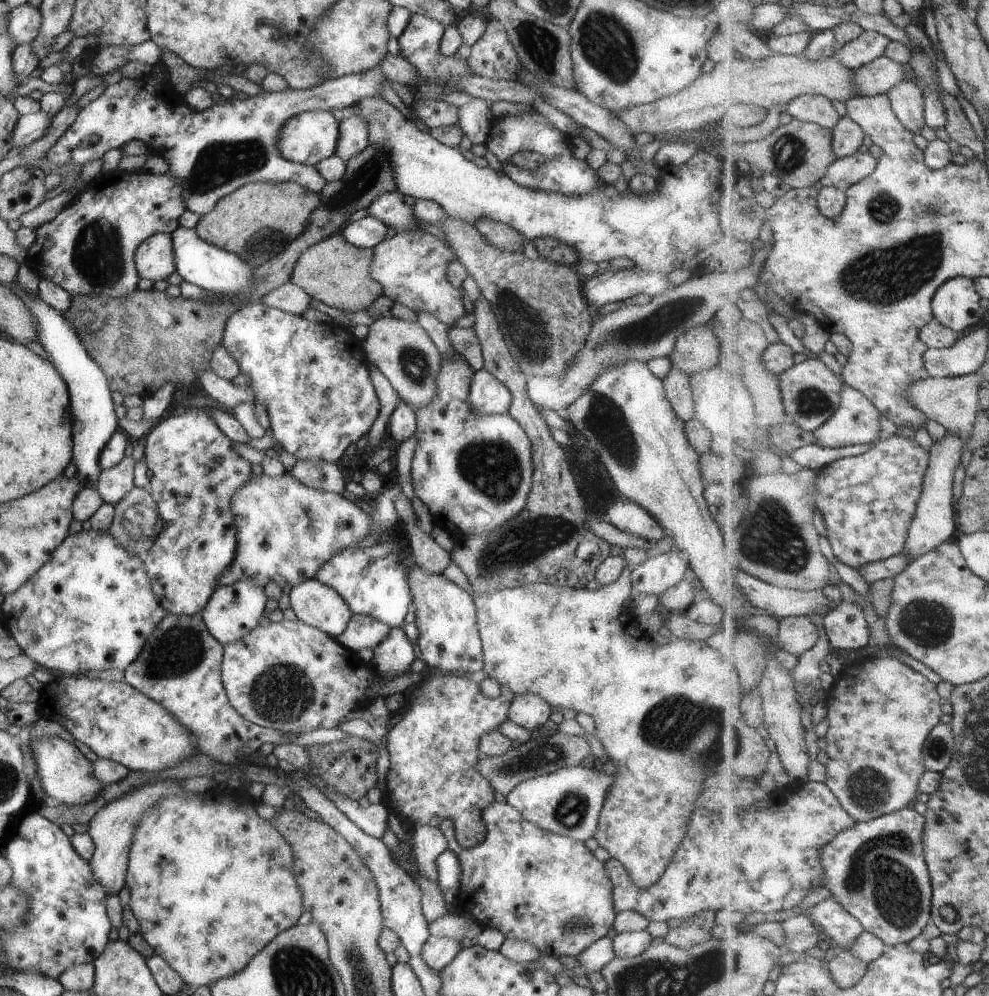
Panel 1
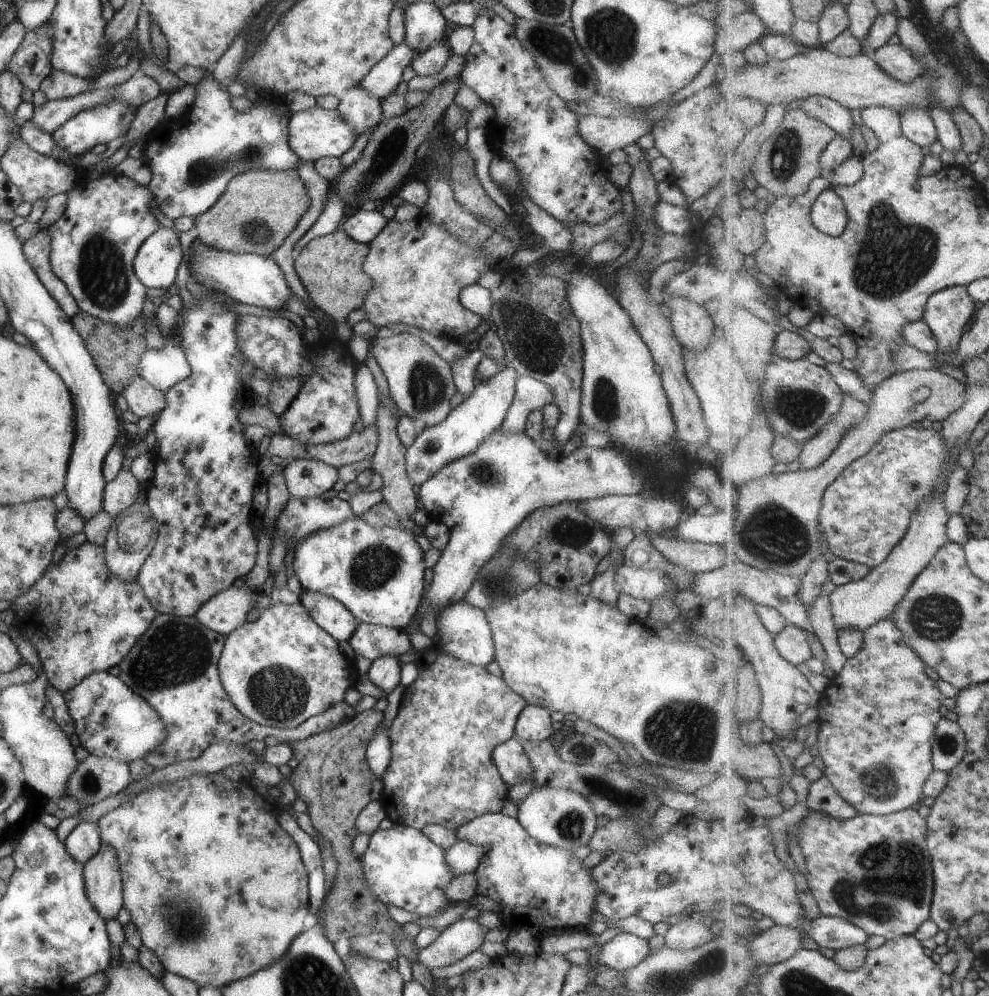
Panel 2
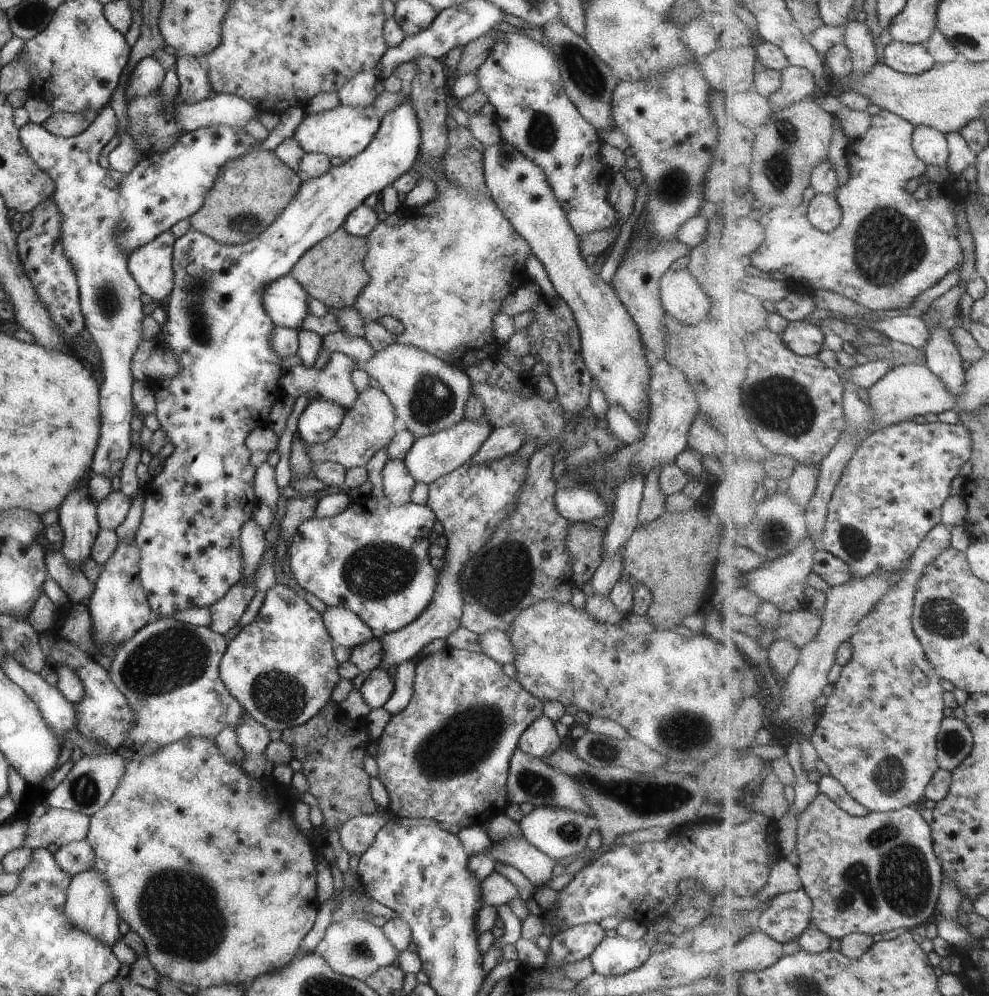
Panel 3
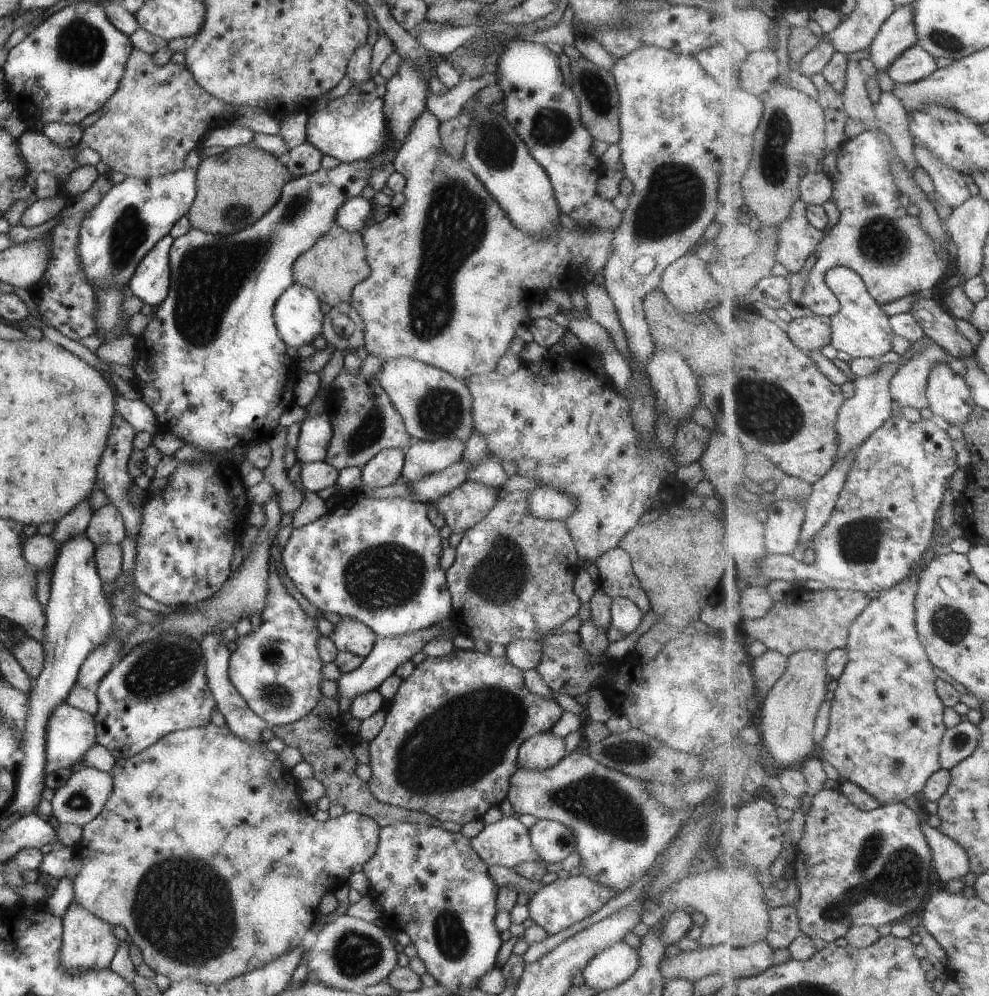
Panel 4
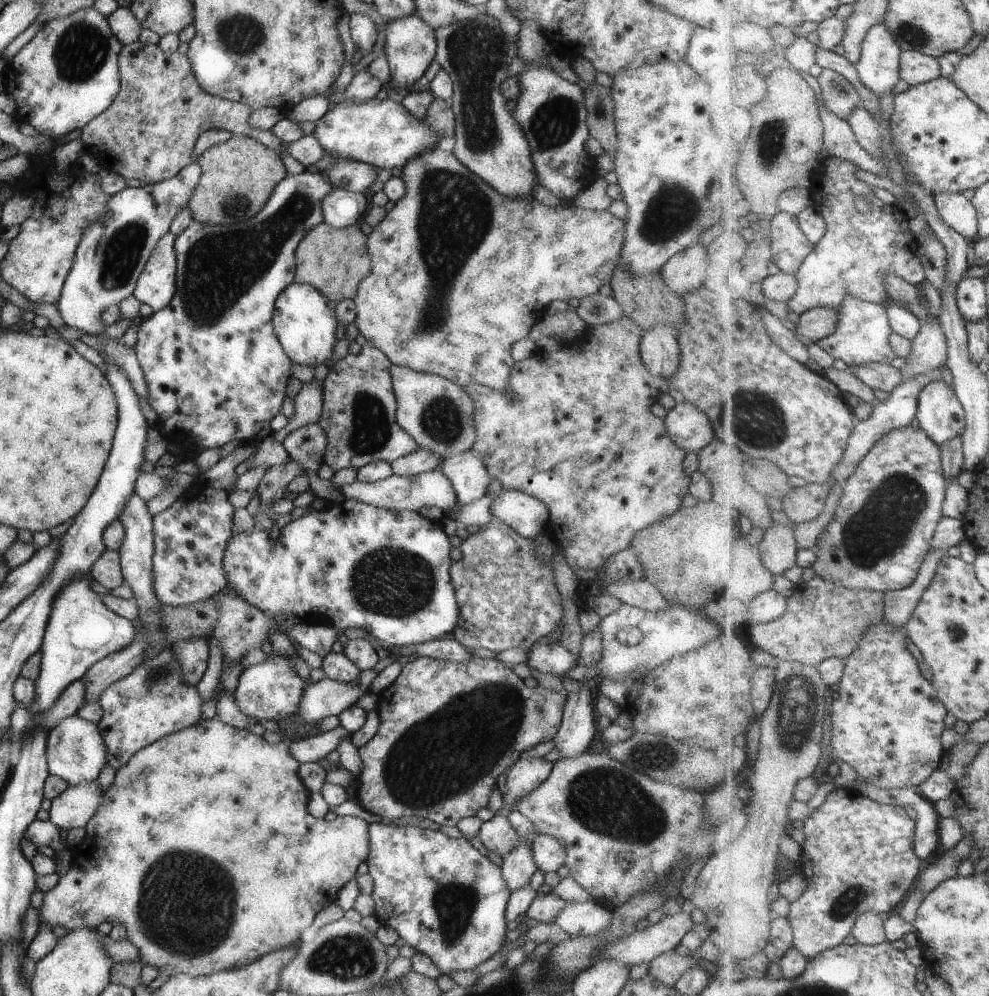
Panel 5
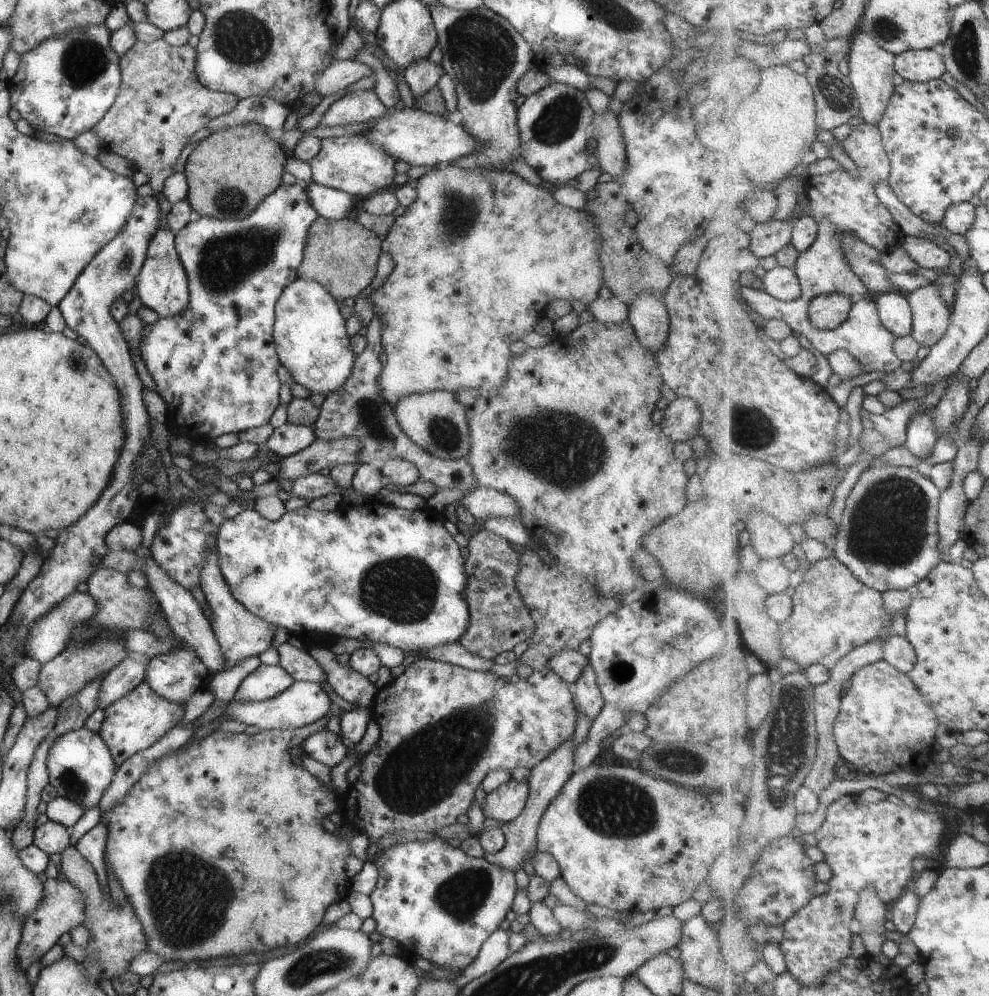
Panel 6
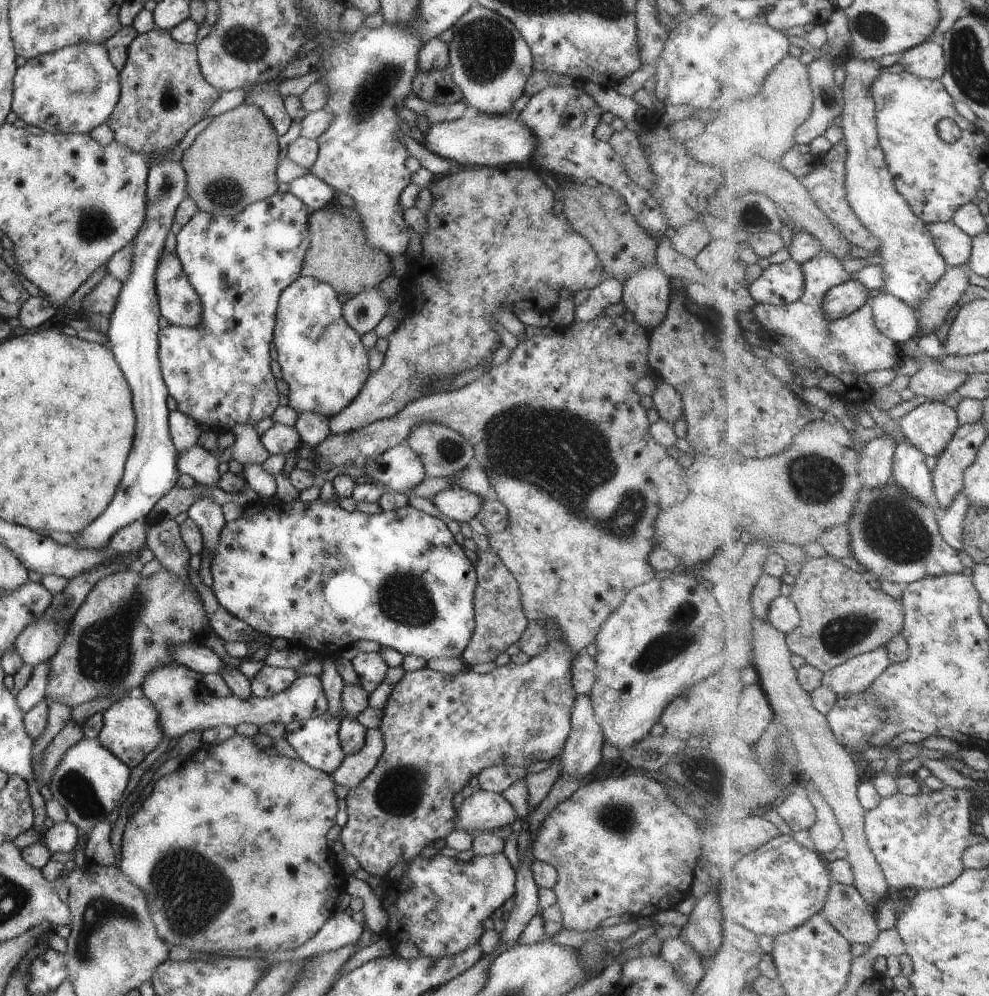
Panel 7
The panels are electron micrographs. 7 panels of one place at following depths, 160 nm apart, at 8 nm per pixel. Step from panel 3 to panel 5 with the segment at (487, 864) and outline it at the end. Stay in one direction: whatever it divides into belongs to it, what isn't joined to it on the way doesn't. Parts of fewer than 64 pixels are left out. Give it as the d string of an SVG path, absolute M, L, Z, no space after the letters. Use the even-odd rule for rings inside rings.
M494 816L481 824L478 836L485 849L501 857L517 844L518 835L506 818Z

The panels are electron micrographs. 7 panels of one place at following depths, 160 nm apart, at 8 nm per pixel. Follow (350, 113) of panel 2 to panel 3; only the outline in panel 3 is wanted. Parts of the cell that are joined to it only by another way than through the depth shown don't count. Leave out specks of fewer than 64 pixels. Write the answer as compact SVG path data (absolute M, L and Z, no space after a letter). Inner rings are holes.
M361 70L353 74L337 92L339 103L344 106L367 106L375 99L376 76L373 72Z

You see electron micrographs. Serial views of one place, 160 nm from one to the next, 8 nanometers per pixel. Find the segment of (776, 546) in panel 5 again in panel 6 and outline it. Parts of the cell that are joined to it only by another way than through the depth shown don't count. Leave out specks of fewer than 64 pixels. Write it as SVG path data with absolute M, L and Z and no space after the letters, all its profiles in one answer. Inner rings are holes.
M784 557L762 559L755 565L754 571L759 584L769 595L784 593L791 584L792 570L784 563Z

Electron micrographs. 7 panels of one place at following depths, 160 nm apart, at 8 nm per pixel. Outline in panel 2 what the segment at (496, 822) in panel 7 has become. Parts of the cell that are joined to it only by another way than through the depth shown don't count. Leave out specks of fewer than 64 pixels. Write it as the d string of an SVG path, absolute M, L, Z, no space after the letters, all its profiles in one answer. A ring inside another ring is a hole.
M526 704L517 716L514 736L519 743L538 742L552 735L550 713L545 707Z

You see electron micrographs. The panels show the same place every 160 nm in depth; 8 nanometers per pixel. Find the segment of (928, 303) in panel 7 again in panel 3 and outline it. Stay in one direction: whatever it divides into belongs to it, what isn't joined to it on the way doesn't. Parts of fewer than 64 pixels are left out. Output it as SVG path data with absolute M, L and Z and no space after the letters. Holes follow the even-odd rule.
M896 365L894 371L887 374L882 381L878 381L868 390L871 408L875 412L875 426L871 433L883 430L891 424L899 424L903 420L918 420L927 414L943 414L943 412L954 411L956 404L953 394L945 388L941 378L937 378L926 365Z

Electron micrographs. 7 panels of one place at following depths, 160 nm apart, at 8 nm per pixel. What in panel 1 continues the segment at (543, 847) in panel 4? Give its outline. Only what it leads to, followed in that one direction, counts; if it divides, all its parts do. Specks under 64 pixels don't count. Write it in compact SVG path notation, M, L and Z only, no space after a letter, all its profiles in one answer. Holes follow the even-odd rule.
M565 766L550 774L517 784L505 796L505 801L521 814L521 818L541 830L557 836L567 836L575 842L584 842L595 834L598 815L609 786L611 776L597 772L593 767Z

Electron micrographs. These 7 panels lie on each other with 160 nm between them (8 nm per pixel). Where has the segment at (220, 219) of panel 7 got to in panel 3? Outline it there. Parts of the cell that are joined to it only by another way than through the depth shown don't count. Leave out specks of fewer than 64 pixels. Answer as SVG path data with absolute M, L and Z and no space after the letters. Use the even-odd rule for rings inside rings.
M408 96L405 101L383 115L373 139L370 140L369 144L367 144L366 148L360 154L346 159L341 166L330 166L325 174L304 179L299 184L299 188L297 188L295 194L293 194L293 198L279 212L279 216L267 228L263 228L255 238L251 238L249 242L233 245L220 244L213 240L213 238L208 238L192 230L191 227L183 236L173 242L171 254L171 266L173 270L173 279L171 282L173 289L169 292L169 295L162 304L166 320L160 326L159 334L163 336L163 344L175 354L175 358L177 358L177 362L179 362L181 368L179 368L179 372L173 378L165 378L165 380L157 380L156 382L151 379L144 380L146 384L150 385L153 391L153 398L155 398L154 414L158 421L158 427L165 432L165 440L172 443L173 453L170 455L171 462L169 462L169 456L167 456L161 466L161 472L151 477L149 486L144 488L142 492L143 505L141 519L134 536L137 550L139 550L139 562L137 562L139 570L138 576L150 612L154 616L167 617L169 614L175 614L179 610L186 610L190 607L209 607L211 604L217 602L217 600L220 600L223 594L226 594L227 590L230 590L231 586L237 583L239 574L241 574L239 530L251 518L253 509L259 505L252 488L255 468L250 466L249 457L251 452L243 446L243 440L245 440L249 431L258 427L267 427L271 406L275 402L279 402L279 400L285 398L283 390L279 387L279 376L284 373L280 368L282 358L271 350L271 334L273 334L274 325L269 319L269 316L265 314L265 308L263 307L263 302L261 302L261 298L263 298L261 294L265 292L263 288L267 284L275 282L275 278L289 275L295 262L303 256L303 252L307 252L307 250L311 249L311 246L314 246L317 242L320 242L323 238L335 232L337 228L342 227L345 218L347 218L347 214L350 214L359 204L362 204L370 194L379 193L385 186L391 185L397 176L401 176L403 172L409 171L413 160L415 160L415 156L417 156L419 144L419 124L417 123L415 110L413 110L411 100Z

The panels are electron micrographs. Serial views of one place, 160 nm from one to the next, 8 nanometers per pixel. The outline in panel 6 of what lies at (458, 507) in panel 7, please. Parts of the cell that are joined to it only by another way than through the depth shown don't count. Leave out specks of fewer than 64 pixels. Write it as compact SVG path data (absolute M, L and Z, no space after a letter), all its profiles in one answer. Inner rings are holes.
M475 486L459 502L456 501L451 508L454 507L463 507L475 519L481 518L481 520L497 516L501 516L501 518L508 516L512 519L520 518L519 505L514 498L487 487Z

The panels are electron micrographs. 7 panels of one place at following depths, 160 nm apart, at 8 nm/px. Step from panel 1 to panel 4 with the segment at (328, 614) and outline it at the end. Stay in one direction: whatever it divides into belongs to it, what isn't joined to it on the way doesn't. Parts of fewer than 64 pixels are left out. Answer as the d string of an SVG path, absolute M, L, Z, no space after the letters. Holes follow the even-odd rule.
M342 618L341 622L331 630L328 638L338 652L343 651L365 658L371 652L377 636L361 622Z

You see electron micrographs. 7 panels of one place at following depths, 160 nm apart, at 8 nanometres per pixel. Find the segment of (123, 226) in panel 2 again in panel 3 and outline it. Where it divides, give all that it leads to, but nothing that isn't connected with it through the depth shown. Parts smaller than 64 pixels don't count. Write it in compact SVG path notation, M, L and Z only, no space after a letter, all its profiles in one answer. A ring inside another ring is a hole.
M105 105L103 108L99 109L91 123L83 132L77 134L76 136L70 138L62 138L59 136L54 136L50 134L43 128L41 125L27 123L22 128L18 129L19 134L19 142L21 142L21 146L23 146L23 150L29 154L29 158L35 162L35 166L39 168L39 170L43 171L43 174L47 174L47 178L53 182L53 191L52 198L55 202L57 208L59 208L59 213L61 214L61 234L59 236L59 243L61 248L63 248L63 256L65 256L66 260L69 260L69 264L71 264L71 268L73 268L73 272L75 272L75 278L77 278L77 288L79 288L79 307L81 310L81 315L84 318L84 328L86 334L91 339L91 342L95 344L95 348L99 354L100 364L103 371L103 382L99 386L99 413L101 426L99 426L99 440L97 442L97 446L95 448L95 452L93 452L93 458L91 465L89 466L89 471L91 475L99 474L99 476L105 476L105 478L113 478L113 476L117 475L121 468L123 467L123 462L129 454L129 450L131 448L131 426L130 420L135 415L134 405L132 404L131 398L131 386L134 382L133 376L131 374L131 356L135 351L135 348L139 345L141 341L141 323L142 317L144 316L141 312L141 302L139 301L139 296L141 296L141 292L139 291L139 286L134 282L134 279L129 274L129 270L127 270L127 260L123 254L121 254L121 250L117 246L117 242L113 240L113 224L115 224L115 218L119 216L119 208L120 202L117 202L117 198L119 198L119 188L117 188L117 182L114 182L107 176L107 169L101 168L98 164L98 156L99 152L107 144L111 138L117 132L117 118L115 118L115 114L113 110Z

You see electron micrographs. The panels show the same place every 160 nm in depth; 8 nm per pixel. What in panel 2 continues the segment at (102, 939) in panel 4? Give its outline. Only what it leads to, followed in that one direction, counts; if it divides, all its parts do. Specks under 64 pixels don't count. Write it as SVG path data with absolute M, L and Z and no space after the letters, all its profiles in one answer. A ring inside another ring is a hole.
M100 842L99 850L82 865L81 878L88 902L103 922L113 920L122 907L122 884L115 852Z

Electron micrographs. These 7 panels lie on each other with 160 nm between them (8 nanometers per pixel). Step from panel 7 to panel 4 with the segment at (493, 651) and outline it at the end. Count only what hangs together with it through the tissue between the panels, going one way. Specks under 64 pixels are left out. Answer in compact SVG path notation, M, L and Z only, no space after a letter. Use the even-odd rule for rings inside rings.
M511 492L496 502L489 513L463 532L455 548L455 560L445 571L447 590L451 596L449 622L457 633L470 639L507 646L515 640L541 640L549 630L558 628L581 606L573 592L577 556L563 521L537 520L525 510L527 492Z

